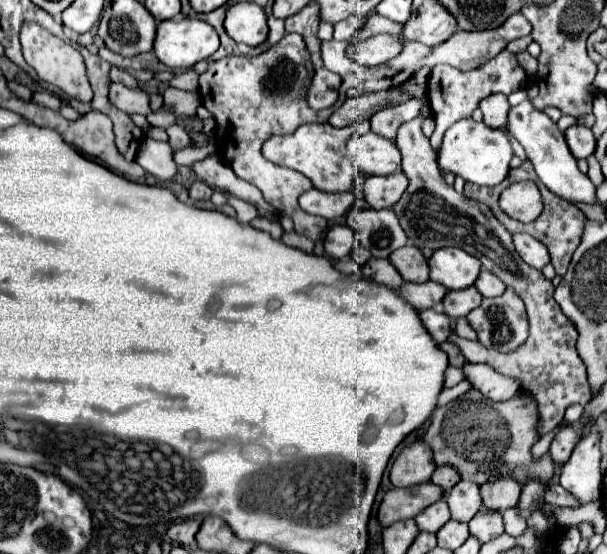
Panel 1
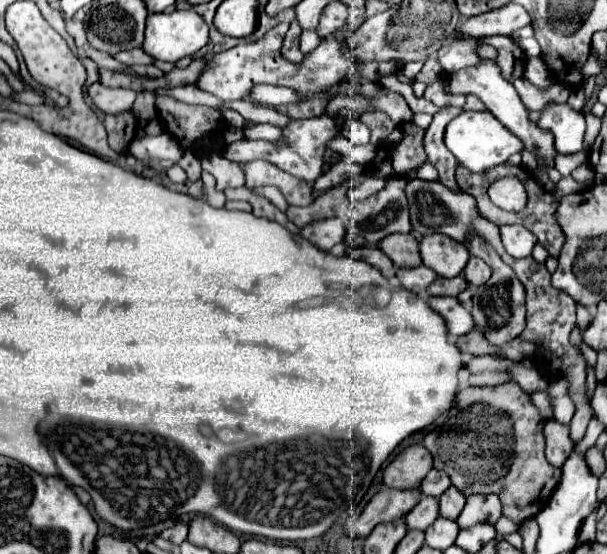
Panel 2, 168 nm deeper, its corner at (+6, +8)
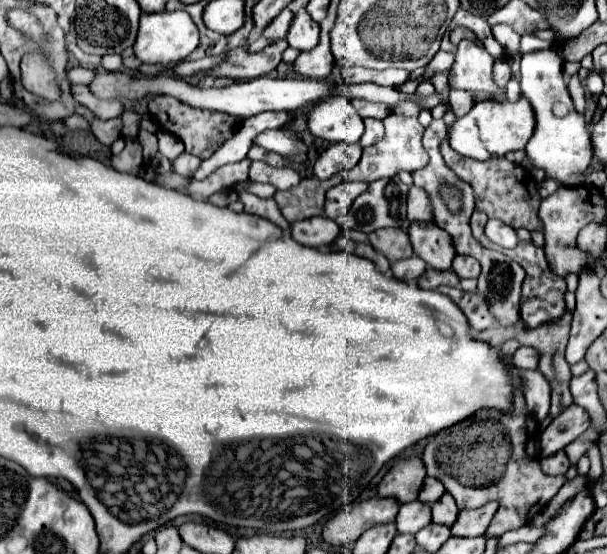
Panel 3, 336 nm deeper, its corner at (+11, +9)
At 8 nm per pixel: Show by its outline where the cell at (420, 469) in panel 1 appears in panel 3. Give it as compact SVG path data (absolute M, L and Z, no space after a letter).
M418 455L398 459L378 485L378 495L394 497L400 503L418 499L418 491L426 477L426 467Z

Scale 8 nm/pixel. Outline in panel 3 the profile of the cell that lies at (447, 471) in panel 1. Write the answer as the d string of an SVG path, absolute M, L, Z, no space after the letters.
M426 477L418 499L424 501L424 503L434 503L434 501L438 501L438 499L442 497L444 491L446 491L446 489L444 489L444 485L442 485L438 479L434 479L434 477Z

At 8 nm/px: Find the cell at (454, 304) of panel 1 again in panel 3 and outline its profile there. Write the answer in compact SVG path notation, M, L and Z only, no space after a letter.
M430 267L426 269L424 277L420 277L420 281L418 281L420 289L436 289L440 285L458 287L458 283L460 283L460 279L458 279L456 273L452 273L452 271L434 271Z

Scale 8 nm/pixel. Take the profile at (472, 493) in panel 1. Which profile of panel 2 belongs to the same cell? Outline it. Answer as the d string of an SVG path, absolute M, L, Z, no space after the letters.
M455 486L445 490L445 494L441 494L441 498L439 498L439 514L443 518L455 520L461 514L463 506L465 506L465 496Z

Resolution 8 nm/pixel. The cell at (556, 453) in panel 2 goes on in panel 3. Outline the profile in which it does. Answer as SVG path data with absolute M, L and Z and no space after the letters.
M560 451L560 453L554 453L552 457L544 457L540 461L540 465L542 465L544 473L564 475L568 471L568 467L570 467L570 461L568 461L568 455L564 451Z

